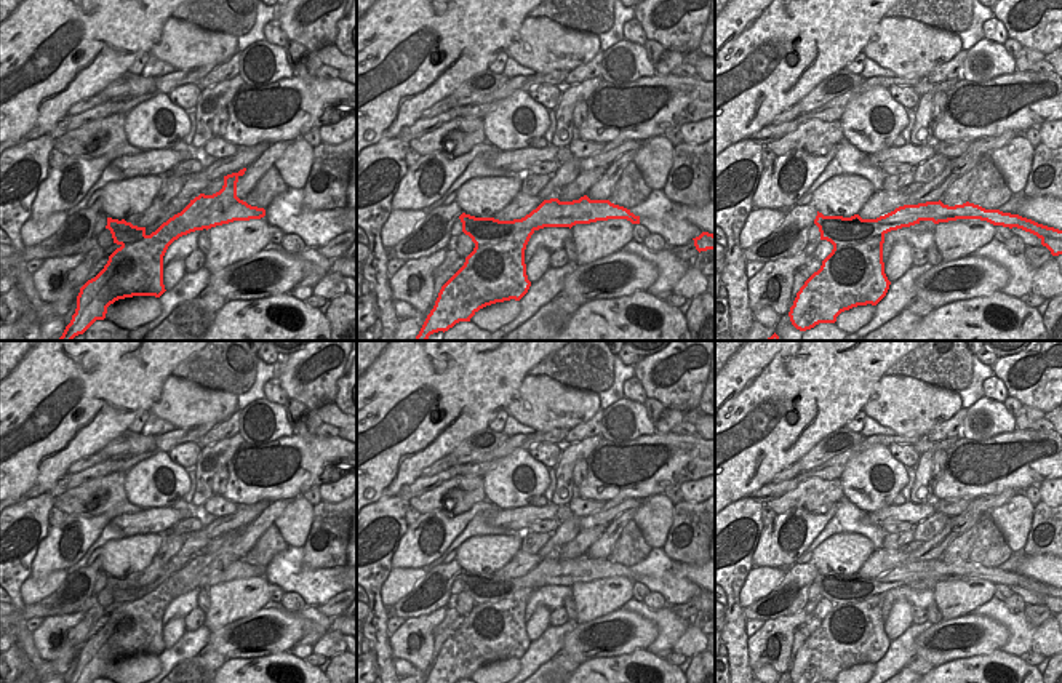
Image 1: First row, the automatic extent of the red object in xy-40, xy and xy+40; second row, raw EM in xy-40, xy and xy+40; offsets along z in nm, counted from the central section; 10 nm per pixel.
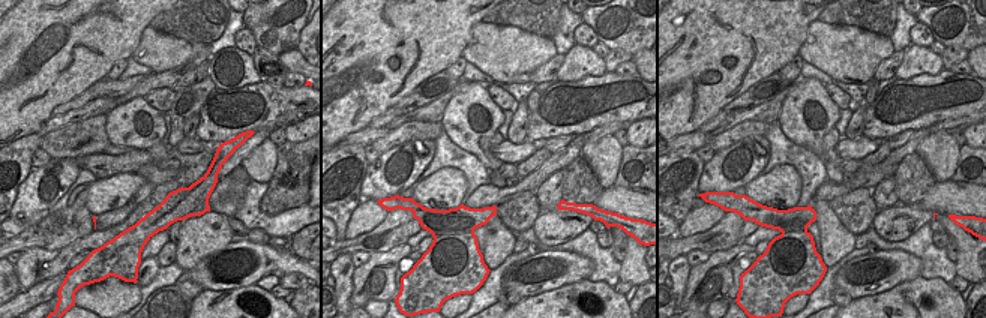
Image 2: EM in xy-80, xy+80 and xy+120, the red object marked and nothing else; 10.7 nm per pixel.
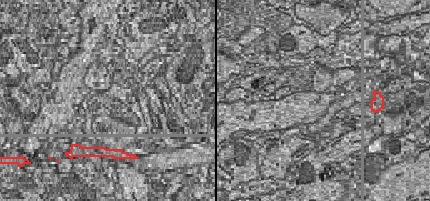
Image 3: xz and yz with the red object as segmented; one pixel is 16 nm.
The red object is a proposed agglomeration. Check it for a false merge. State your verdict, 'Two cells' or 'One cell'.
Two cells.

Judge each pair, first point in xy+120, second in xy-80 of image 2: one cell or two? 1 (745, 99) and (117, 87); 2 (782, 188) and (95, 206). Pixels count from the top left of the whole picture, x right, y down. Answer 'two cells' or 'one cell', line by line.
1: one cell
2: one cell

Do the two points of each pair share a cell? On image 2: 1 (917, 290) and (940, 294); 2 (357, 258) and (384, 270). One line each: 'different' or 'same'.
1: same
2: different

